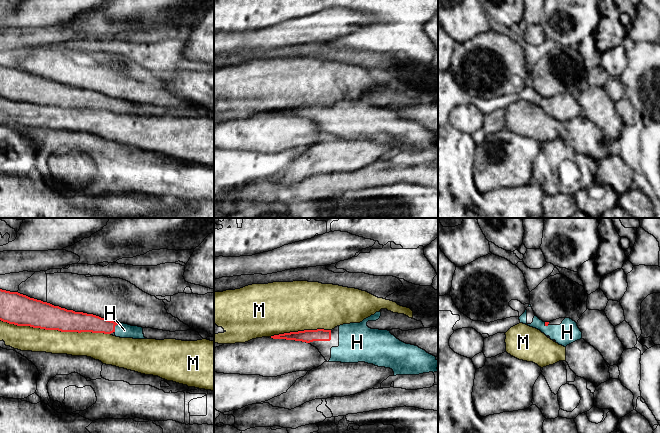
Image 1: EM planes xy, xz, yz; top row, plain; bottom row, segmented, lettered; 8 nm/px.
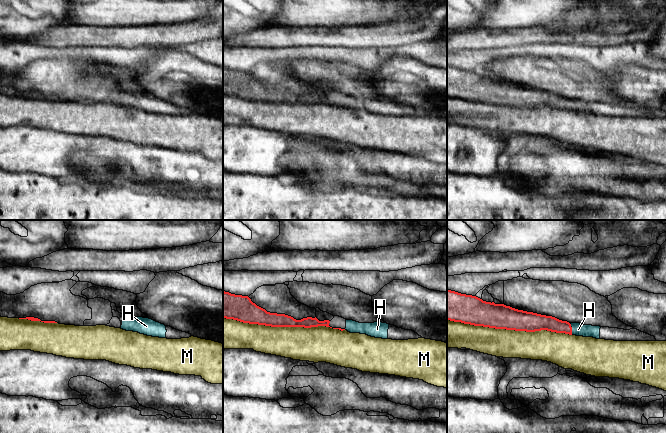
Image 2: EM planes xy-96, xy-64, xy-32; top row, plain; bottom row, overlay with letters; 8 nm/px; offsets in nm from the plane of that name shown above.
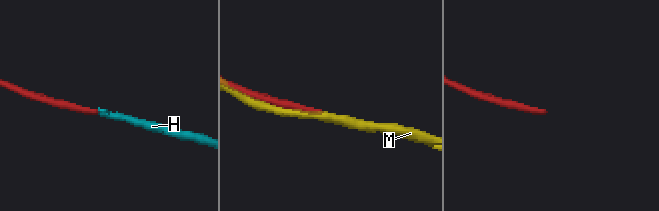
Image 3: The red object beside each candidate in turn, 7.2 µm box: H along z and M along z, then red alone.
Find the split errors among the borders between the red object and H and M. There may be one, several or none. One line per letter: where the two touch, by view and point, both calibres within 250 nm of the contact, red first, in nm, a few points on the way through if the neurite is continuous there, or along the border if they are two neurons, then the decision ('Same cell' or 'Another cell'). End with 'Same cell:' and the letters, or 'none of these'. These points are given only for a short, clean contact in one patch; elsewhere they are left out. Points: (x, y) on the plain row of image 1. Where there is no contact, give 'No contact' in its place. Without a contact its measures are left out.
H: Touches red at xy (114, 104). Thickness 150 nm (red) against 110 nm. Path across: xy (84, 98), (114, 104), (124, 106). Same cell
M: Touches red at xy (55, 105). Thickness 220 nm (red) against 200 nm. Another cell
Same cell: H

